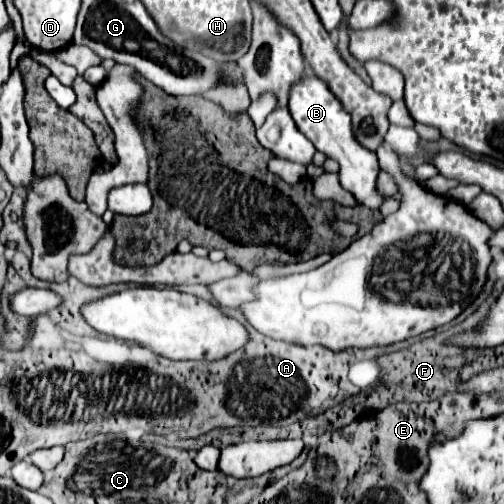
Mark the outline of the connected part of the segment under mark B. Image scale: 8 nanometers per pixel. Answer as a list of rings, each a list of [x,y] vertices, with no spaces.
[[[314,74],[302,78],[290,92],[288,108],[290,108],[290,114],[292,114],[298,130],[314,144],[314,148],[318,152],[326,154],[326,158],[332,158],[340,164],[340,170],[338,170],[340,184],[348,192],[352,192],[360,204],[364,204],[372,210],[378,210],[382,204],[382,196],[376,192],[376,178],[380,172],[378,158],[374,152],[366,150],[364,146],[360,146],[356,142],[356,138],[352,134],[352,126],[350,126],[350,116],[340,106],[340,100],[328,90],[328,86]]]

